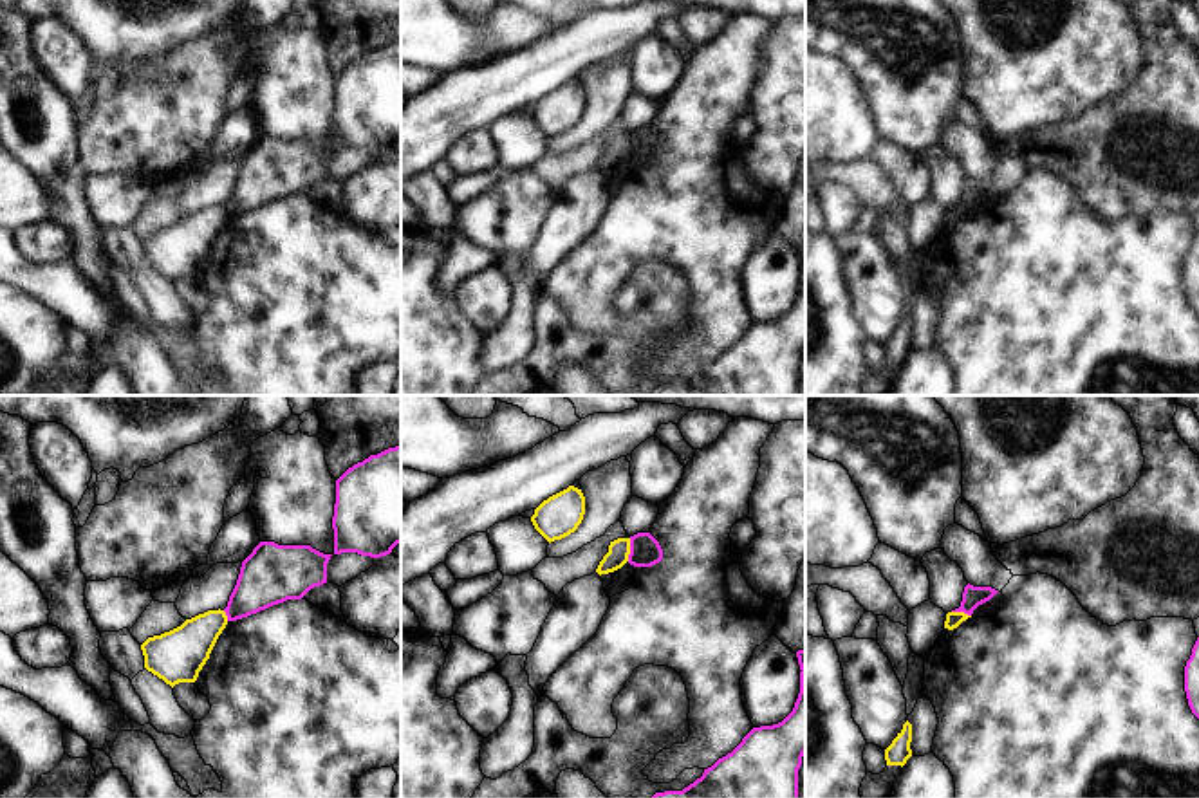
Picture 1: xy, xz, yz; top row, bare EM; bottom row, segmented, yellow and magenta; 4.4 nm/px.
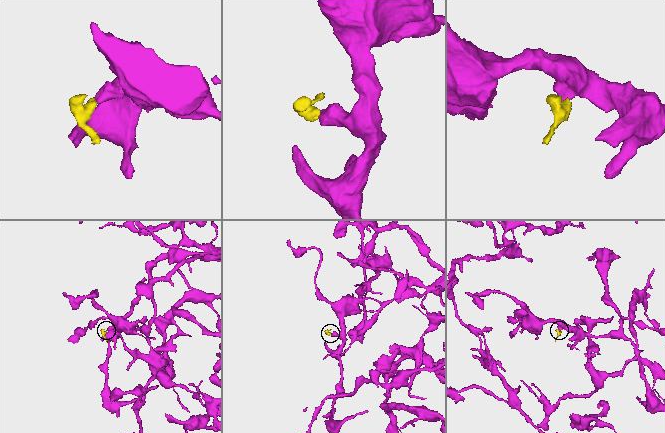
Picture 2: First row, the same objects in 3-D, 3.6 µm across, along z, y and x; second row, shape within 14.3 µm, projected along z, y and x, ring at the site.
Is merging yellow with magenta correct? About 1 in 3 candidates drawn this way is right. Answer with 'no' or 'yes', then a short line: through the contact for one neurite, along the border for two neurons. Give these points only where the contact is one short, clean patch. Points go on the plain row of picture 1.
no; line xz (631, 134), (627, 156)

